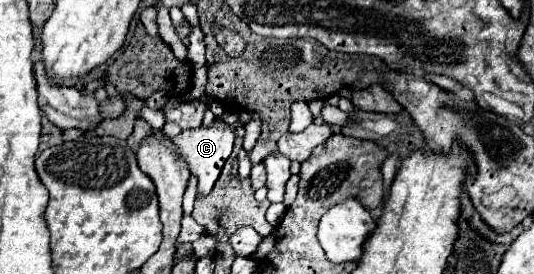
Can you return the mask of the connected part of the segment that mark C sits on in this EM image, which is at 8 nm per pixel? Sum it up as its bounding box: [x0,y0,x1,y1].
[171,126,235,196]

